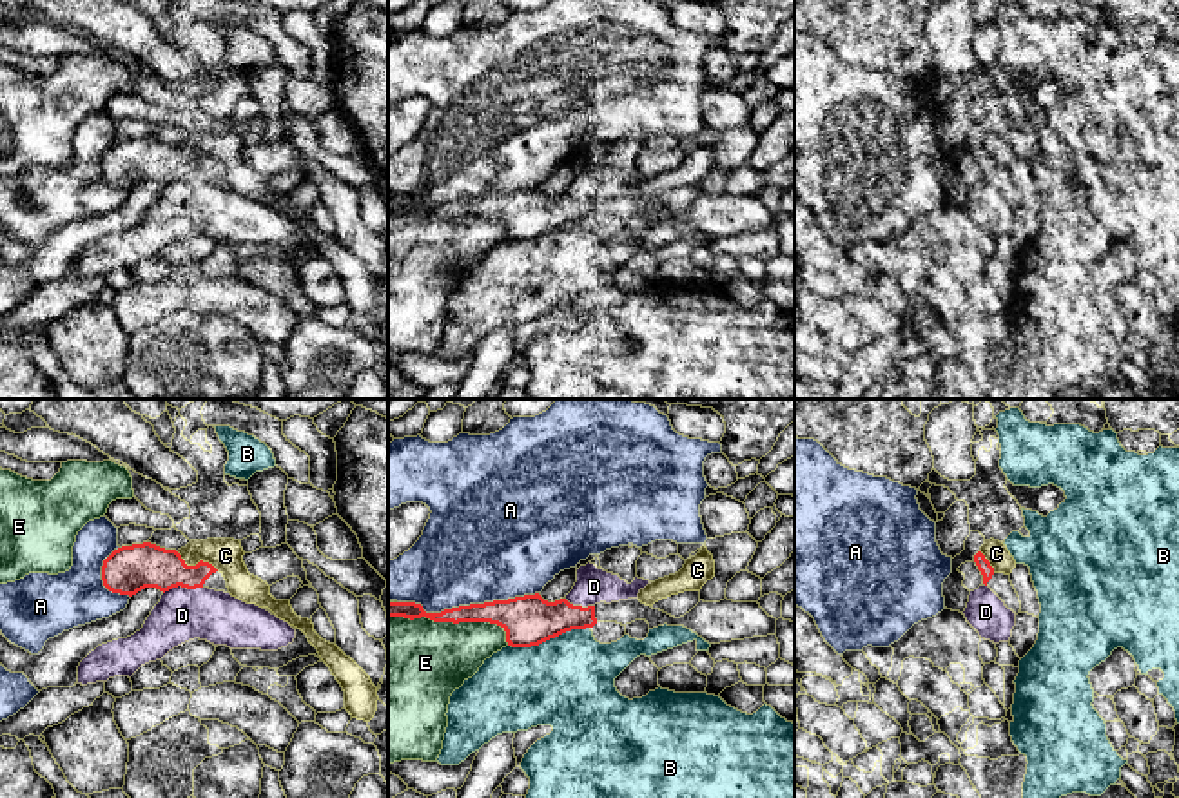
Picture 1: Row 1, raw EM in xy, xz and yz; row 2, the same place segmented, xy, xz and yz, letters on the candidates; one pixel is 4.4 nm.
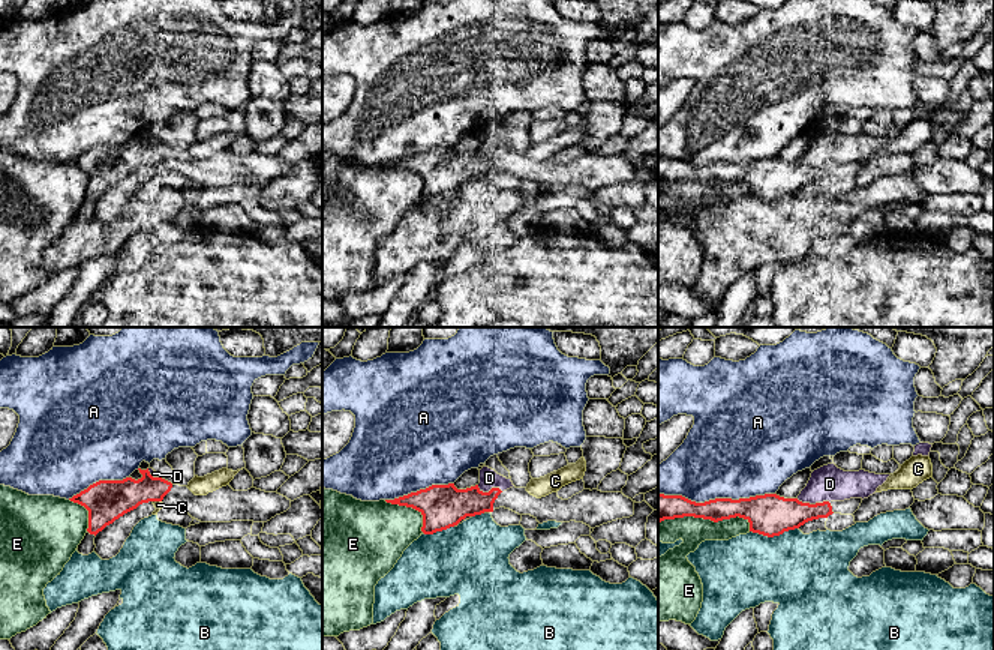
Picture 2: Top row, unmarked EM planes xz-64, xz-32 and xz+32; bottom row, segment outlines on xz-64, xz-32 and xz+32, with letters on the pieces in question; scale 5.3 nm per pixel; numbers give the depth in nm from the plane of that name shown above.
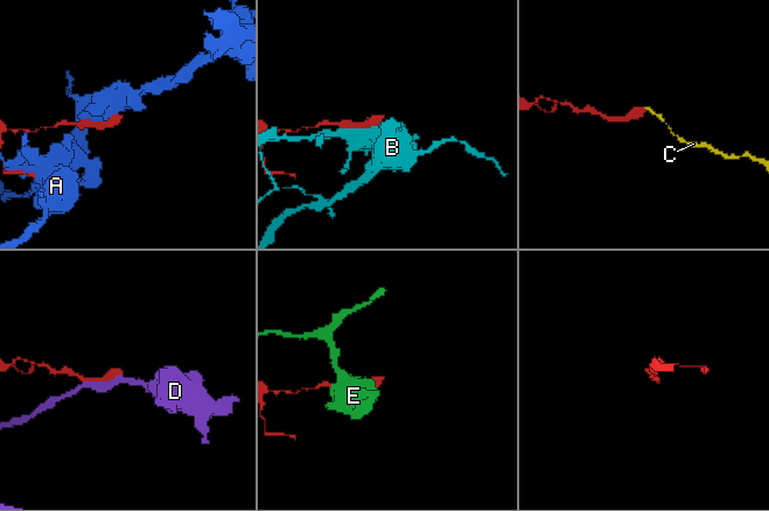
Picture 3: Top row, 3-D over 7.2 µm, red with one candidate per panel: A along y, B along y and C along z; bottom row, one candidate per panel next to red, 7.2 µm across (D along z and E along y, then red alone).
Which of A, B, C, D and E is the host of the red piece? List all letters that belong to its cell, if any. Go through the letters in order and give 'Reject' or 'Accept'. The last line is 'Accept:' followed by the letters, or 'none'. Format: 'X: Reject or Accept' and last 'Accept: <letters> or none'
A: Reject
B: Reject
C: Reject
D: Reject
E: Reject
Accept: none

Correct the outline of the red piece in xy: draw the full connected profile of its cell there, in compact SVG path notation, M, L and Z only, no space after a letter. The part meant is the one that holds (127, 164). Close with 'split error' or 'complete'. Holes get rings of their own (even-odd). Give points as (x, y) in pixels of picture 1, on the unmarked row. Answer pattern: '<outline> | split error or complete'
M151 136L122 140L102 160L103 180L120 189L136 189L145 181L169 185L172 181L209 181L229 187L227 174L212 158L200 154L187 160L176 143Z | split error

